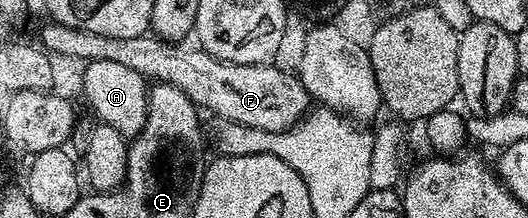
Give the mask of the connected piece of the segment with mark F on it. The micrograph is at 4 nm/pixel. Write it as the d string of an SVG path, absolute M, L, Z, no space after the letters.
M52 21L51 26L47 26L43 30L43 42L41 41L42 49L50 52L52 55L58 56L60 54L63 58L83 58L87 62L93 60L113 60L117 64L125 64L125 68L133 68L133 72L137 72L145 79L154 80L155 82L168 82L177 88L181 88L181 92L185 92L185 96L189 96L191 103L195 105L200 111L206 112L208 110L211 114L216 114L216 119L232 122L233 124L245 124L249 128L261 128L265 132L281 132L282 130L290 130L292 126L296 126L298 122L302 122L303 115L312 107L313 99L307 93L307 89L301 84L301 80L294 73L291 74L287 70L282 70L281 67L275 66L276 64L268 64L262 62L261 64L233 64L232 62L221 62L213 55L207 53L202 48L194 48L195 50L186 50L183 44L174 44L172 42L165 42L161 38L152 36L150 33L142 34L141 36L129 36L128 38L113 38L111 36L97 36L95 32L81 32L79 28L69 28L62 26L57 21Z

